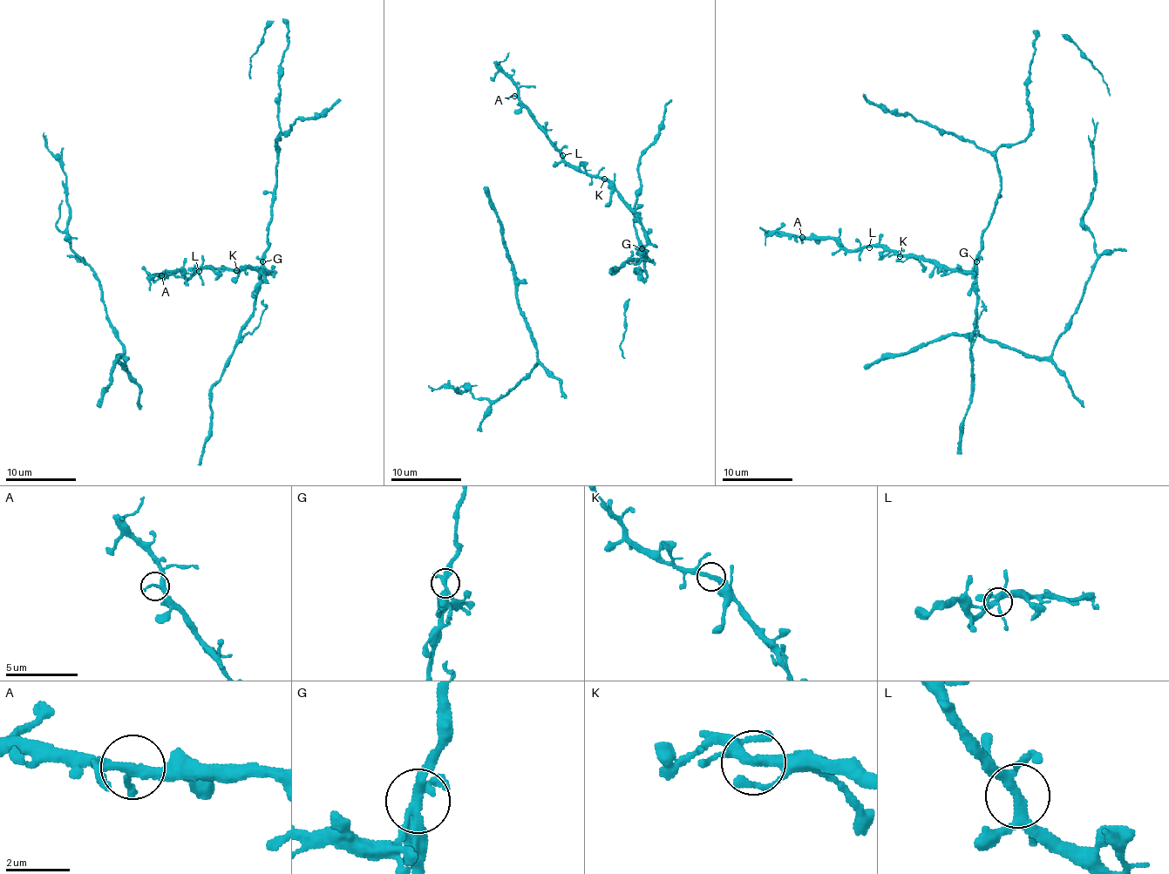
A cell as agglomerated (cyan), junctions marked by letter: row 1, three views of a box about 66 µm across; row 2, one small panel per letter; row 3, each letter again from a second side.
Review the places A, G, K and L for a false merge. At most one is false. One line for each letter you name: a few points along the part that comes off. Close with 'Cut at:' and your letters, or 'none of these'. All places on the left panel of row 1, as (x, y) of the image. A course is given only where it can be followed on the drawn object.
Cut at: G

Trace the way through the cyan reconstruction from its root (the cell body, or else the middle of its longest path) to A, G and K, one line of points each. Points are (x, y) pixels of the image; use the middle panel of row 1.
A: (621, 264), (641, 257), (646, 246), (639, 214), (606, 180), (578, 172), (514, 96)
G: (621, 264), (641, 257), (641, 248)
K: (621, 264), (641, 257), (640, 253), (646, 246), (646, 230), (639, 214), (604, 179)

